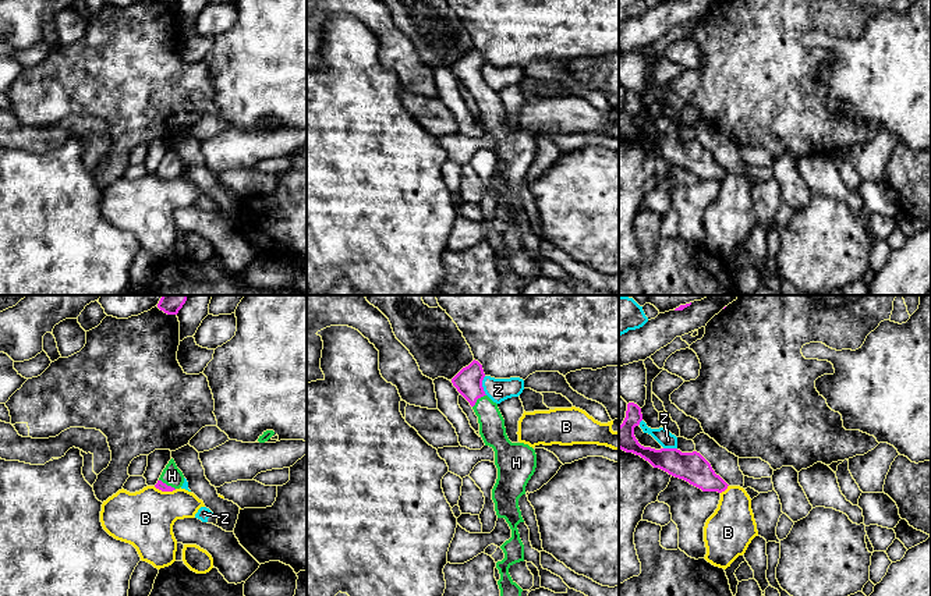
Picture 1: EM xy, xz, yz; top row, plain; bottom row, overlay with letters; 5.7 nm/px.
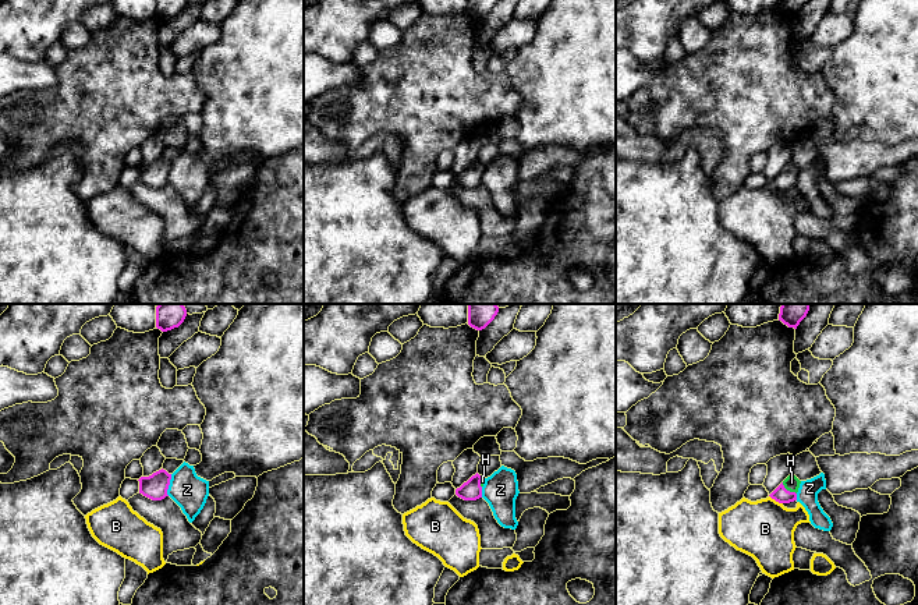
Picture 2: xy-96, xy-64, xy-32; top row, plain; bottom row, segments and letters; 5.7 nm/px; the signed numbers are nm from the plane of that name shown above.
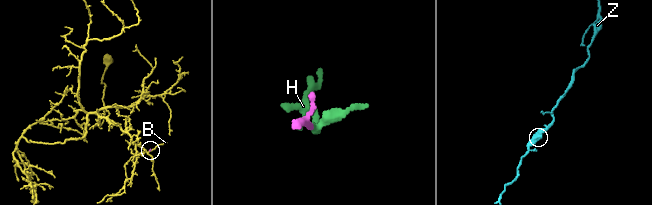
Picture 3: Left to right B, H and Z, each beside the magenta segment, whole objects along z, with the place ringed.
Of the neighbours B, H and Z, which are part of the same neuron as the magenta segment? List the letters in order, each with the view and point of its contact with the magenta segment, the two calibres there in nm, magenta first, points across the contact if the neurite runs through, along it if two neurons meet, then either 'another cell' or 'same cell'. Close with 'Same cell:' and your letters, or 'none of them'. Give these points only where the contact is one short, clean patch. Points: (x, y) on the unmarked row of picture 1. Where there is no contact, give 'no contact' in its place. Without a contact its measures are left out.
B: contact xy (165, 178); calibres 50 and 320 nm; border xy (154, 174), (162, 178), (176, 177); another cell
H: contact xy (166, 173); calibres 50 and 110 nm; way xy (162, 174), (166, 173), (172, 163); same cell
Z: contact xz (481, 74); calibres 160 and 140 nm; another cell
Same cell: H

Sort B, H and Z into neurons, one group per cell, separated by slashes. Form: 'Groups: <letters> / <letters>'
Groups: B / H / Z

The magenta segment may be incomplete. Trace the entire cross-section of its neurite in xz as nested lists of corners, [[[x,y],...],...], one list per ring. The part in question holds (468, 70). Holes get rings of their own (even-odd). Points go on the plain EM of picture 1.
[[[474,47],[452,67],[452,71],[478,104],[485,134],[495,139],[498,167],[492,177],[492,188],[498,206],[505,206],[511,217],[511,226],[500,234],[505,246],[496,251],[500,262],[500,295],[521,295],[523,277],[511,267],[509,256],[524,249],[524,233],[517,217],[517,213],[524,210],[518,187],[525,182],[525,174],[535,160],[537,142],[528,132],[509,128],[498,92],[484,79],[484,65],[482,53]]]

